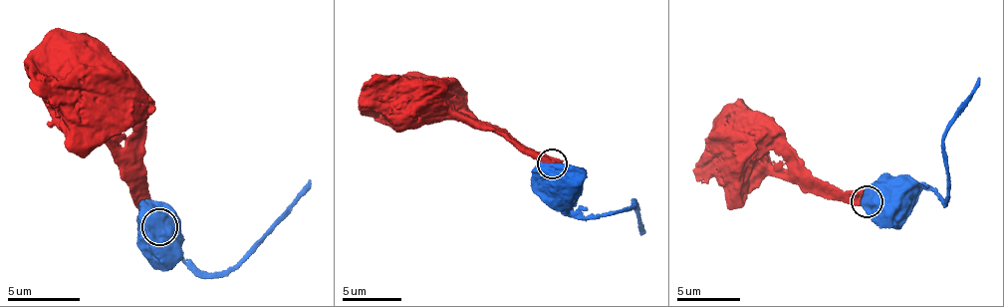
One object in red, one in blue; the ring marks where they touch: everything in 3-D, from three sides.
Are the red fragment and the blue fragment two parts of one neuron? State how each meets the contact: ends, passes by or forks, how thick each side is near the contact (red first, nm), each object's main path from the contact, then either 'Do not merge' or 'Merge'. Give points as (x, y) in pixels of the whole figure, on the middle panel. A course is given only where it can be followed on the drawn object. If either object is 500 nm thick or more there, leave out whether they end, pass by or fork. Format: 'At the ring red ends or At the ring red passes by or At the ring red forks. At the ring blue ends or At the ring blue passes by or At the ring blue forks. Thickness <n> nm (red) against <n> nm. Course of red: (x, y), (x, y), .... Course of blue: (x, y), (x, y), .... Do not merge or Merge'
Thickness 700 nm (red) against 1100 nm. Course of red: (552, 164), (457, 116), (421, 113), (404, 99), (413, 100). Course of blue: (552, 164), (564, 185). Do not merge

